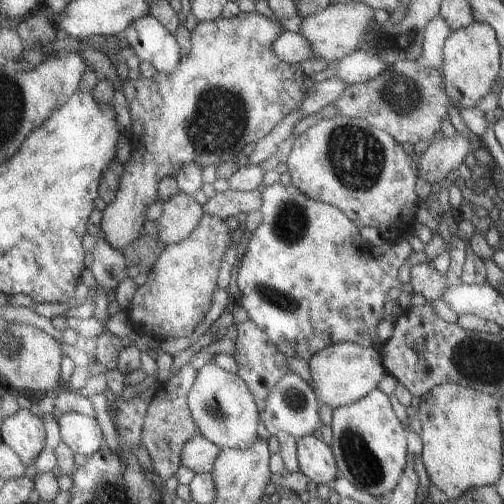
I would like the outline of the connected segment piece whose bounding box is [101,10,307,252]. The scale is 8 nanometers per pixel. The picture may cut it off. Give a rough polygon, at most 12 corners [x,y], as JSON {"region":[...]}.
{"region":[[270,12],[199,21],[128,79],[133,151],[101,224],[146,236],[164,178],[236,162],[299,110]]}

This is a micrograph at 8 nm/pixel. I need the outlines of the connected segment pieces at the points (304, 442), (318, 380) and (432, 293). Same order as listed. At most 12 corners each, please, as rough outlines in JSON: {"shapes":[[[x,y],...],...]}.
{"shapes":[[[319,434],[299,440],[301,472],[317,485],[339,477],[333,446]],[[333,343],[312,358],[312,384],[334,412],[389,373],[380,351]],[[429,263],[411,268],[412,293],[428,302],[447,291],[448,278]]]}

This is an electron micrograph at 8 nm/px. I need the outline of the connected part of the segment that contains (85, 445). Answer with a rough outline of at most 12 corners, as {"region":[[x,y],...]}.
{"region":[[81,412],[60,417],[62,442],[94,456],[108,446],[100,422]]}

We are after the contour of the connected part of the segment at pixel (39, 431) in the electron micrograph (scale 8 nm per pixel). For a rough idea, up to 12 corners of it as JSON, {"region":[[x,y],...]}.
{"region":[[28,404],[5,419],[2,440],[28,466],[46,450],[47,421]]}

